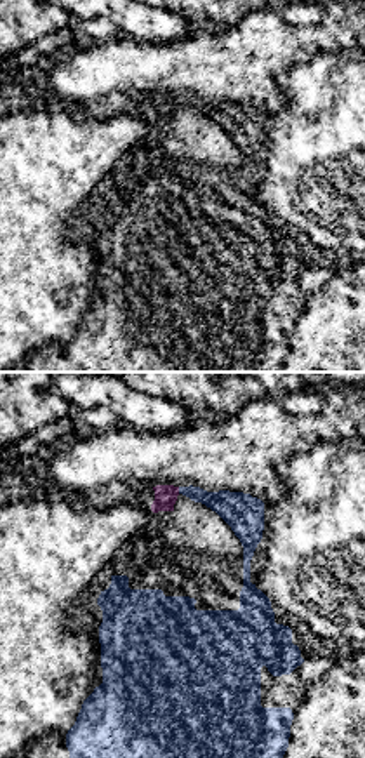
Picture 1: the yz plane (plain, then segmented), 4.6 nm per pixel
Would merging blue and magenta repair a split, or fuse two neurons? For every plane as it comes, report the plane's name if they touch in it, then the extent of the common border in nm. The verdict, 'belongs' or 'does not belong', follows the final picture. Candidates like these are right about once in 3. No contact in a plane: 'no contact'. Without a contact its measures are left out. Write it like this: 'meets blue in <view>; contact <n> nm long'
meets blue in yz; contact 30 nm long

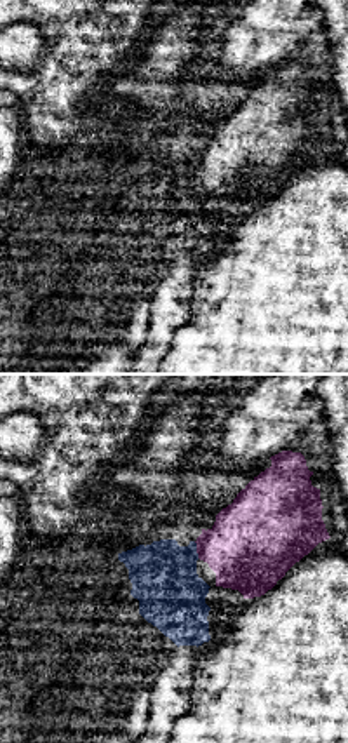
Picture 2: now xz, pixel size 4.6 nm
meets blue in xz; contact 80 nm long

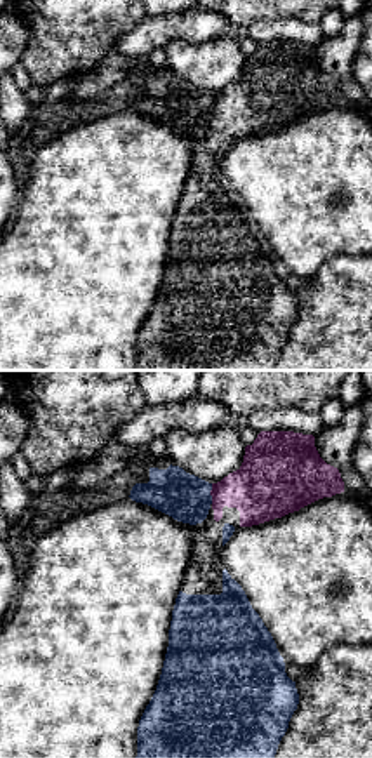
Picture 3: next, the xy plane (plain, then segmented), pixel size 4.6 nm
meets blue in xy; contact 100 nm long

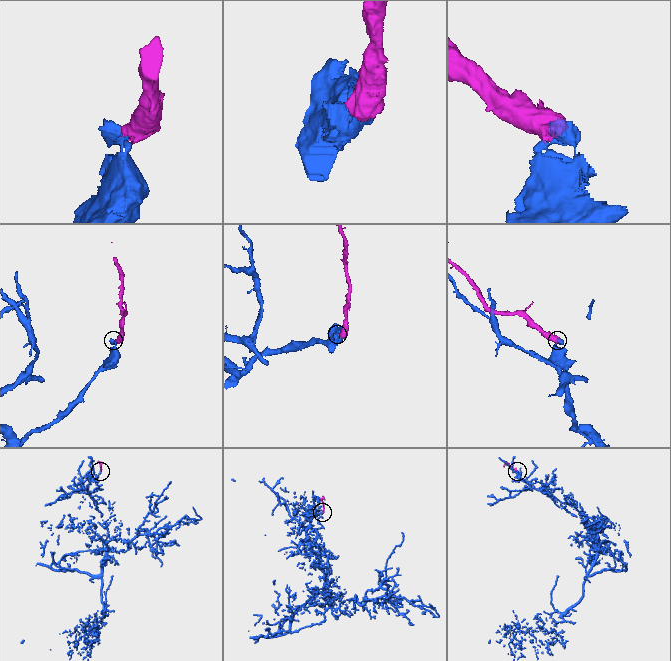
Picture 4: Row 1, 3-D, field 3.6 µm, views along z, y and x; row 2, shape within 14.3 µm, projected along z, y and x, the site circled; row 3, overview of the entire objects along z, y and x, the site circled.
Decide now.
belongs

